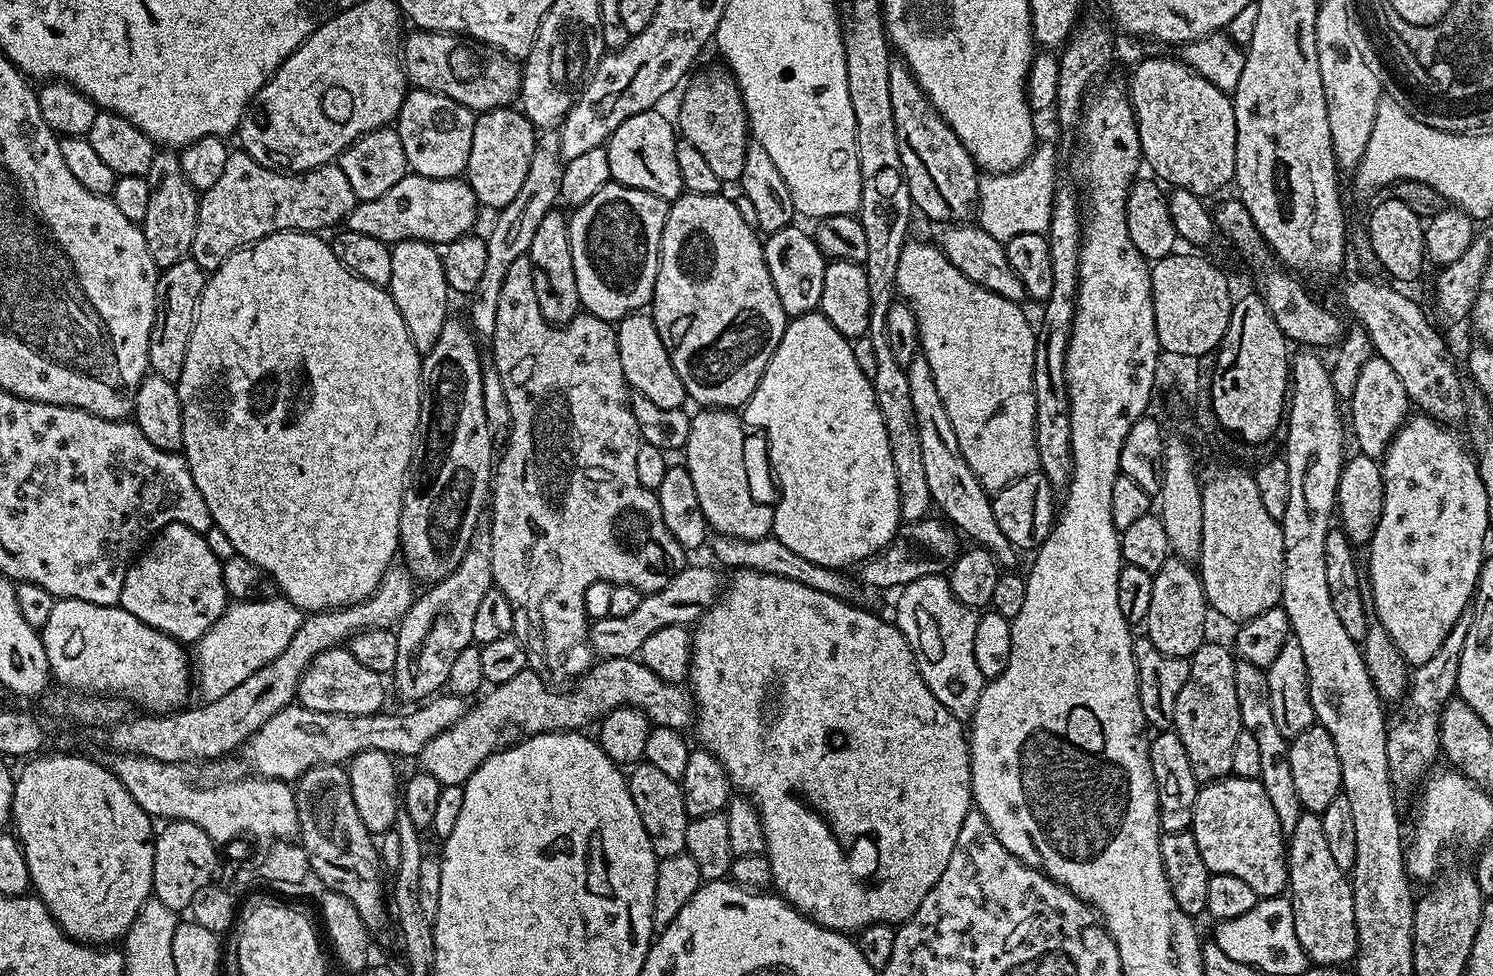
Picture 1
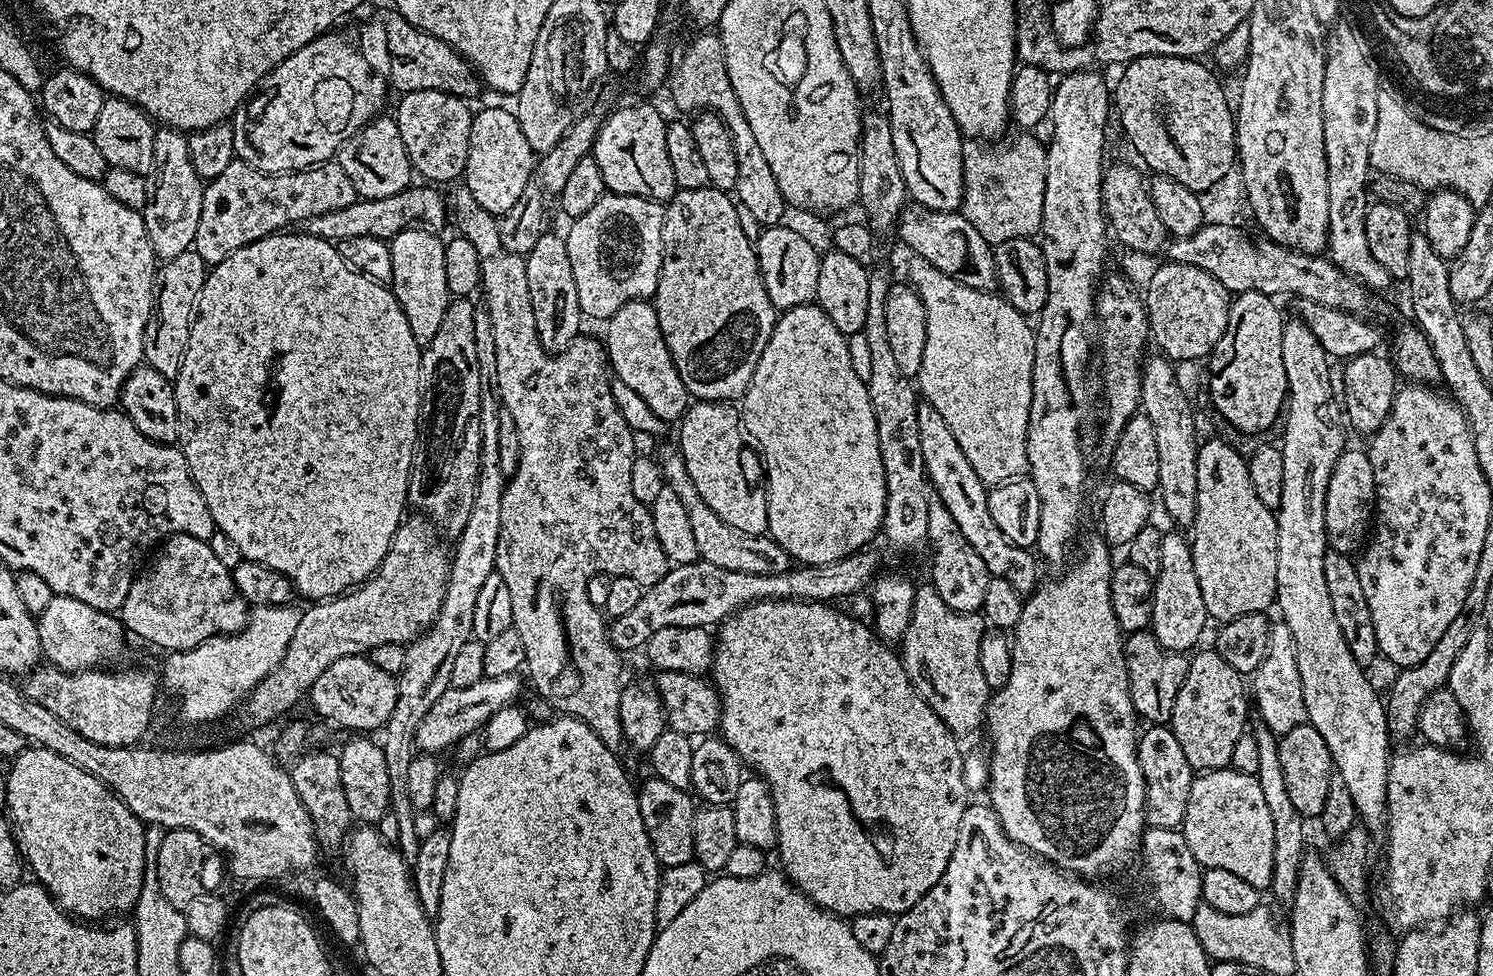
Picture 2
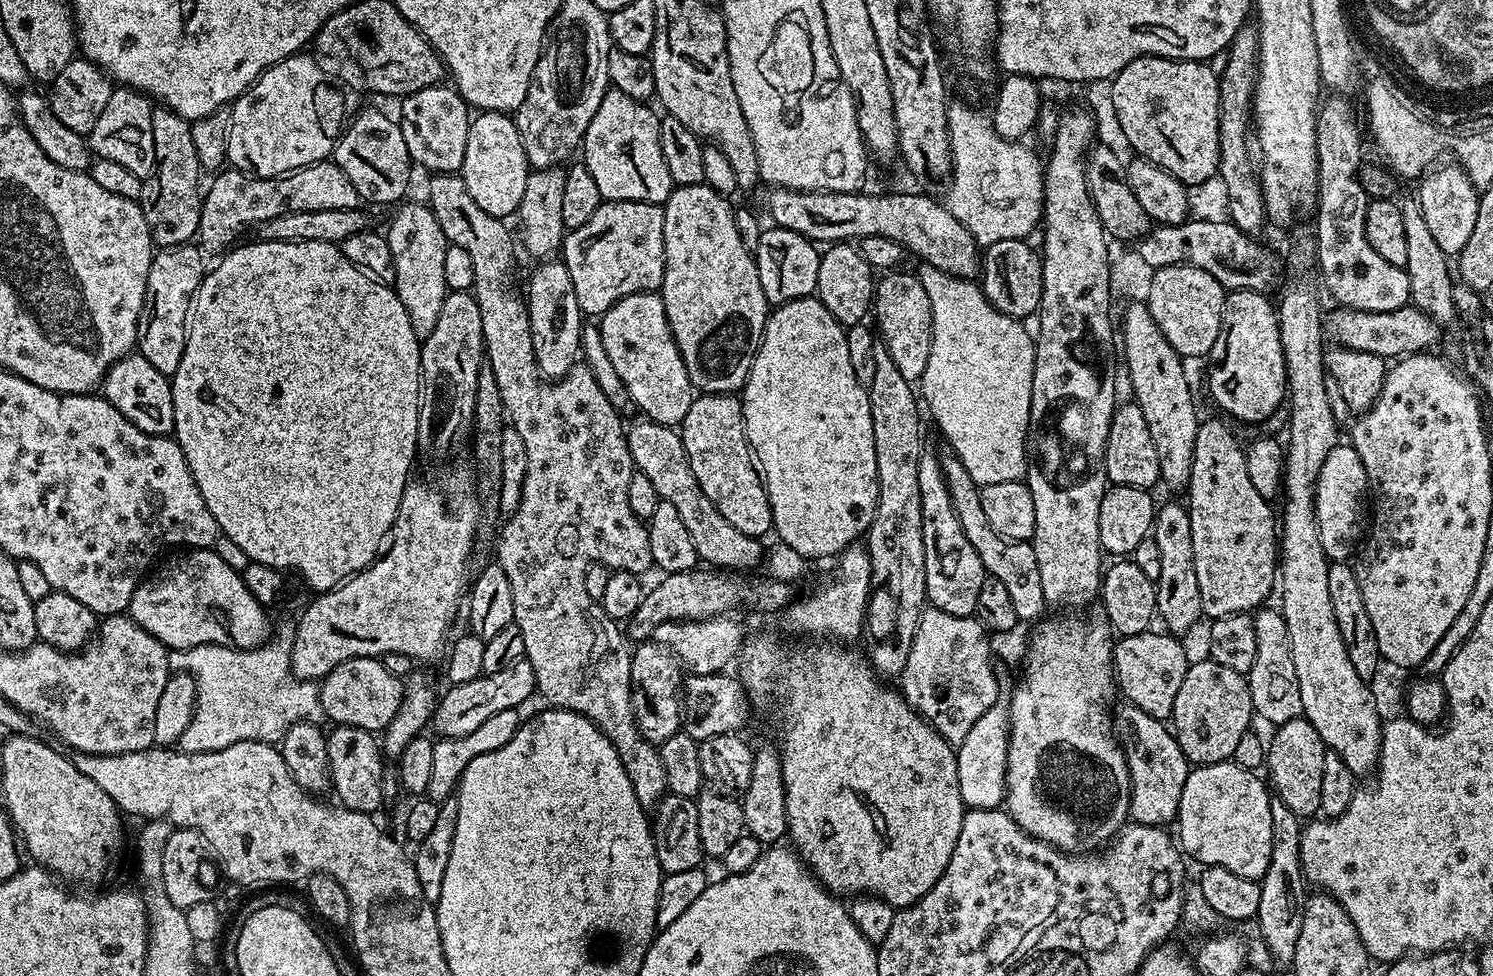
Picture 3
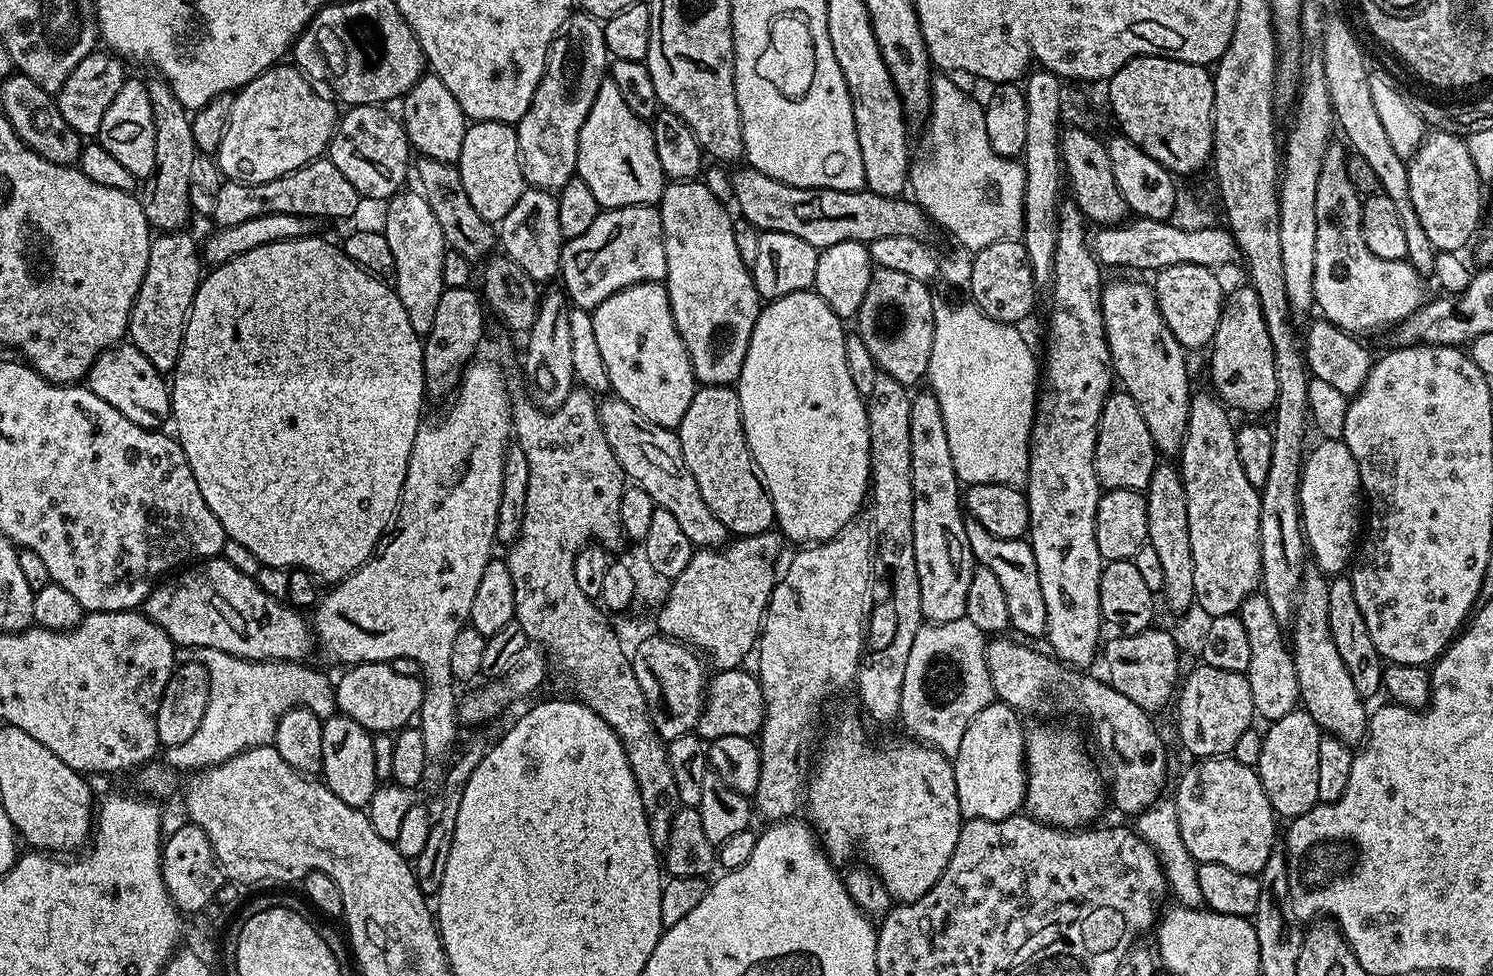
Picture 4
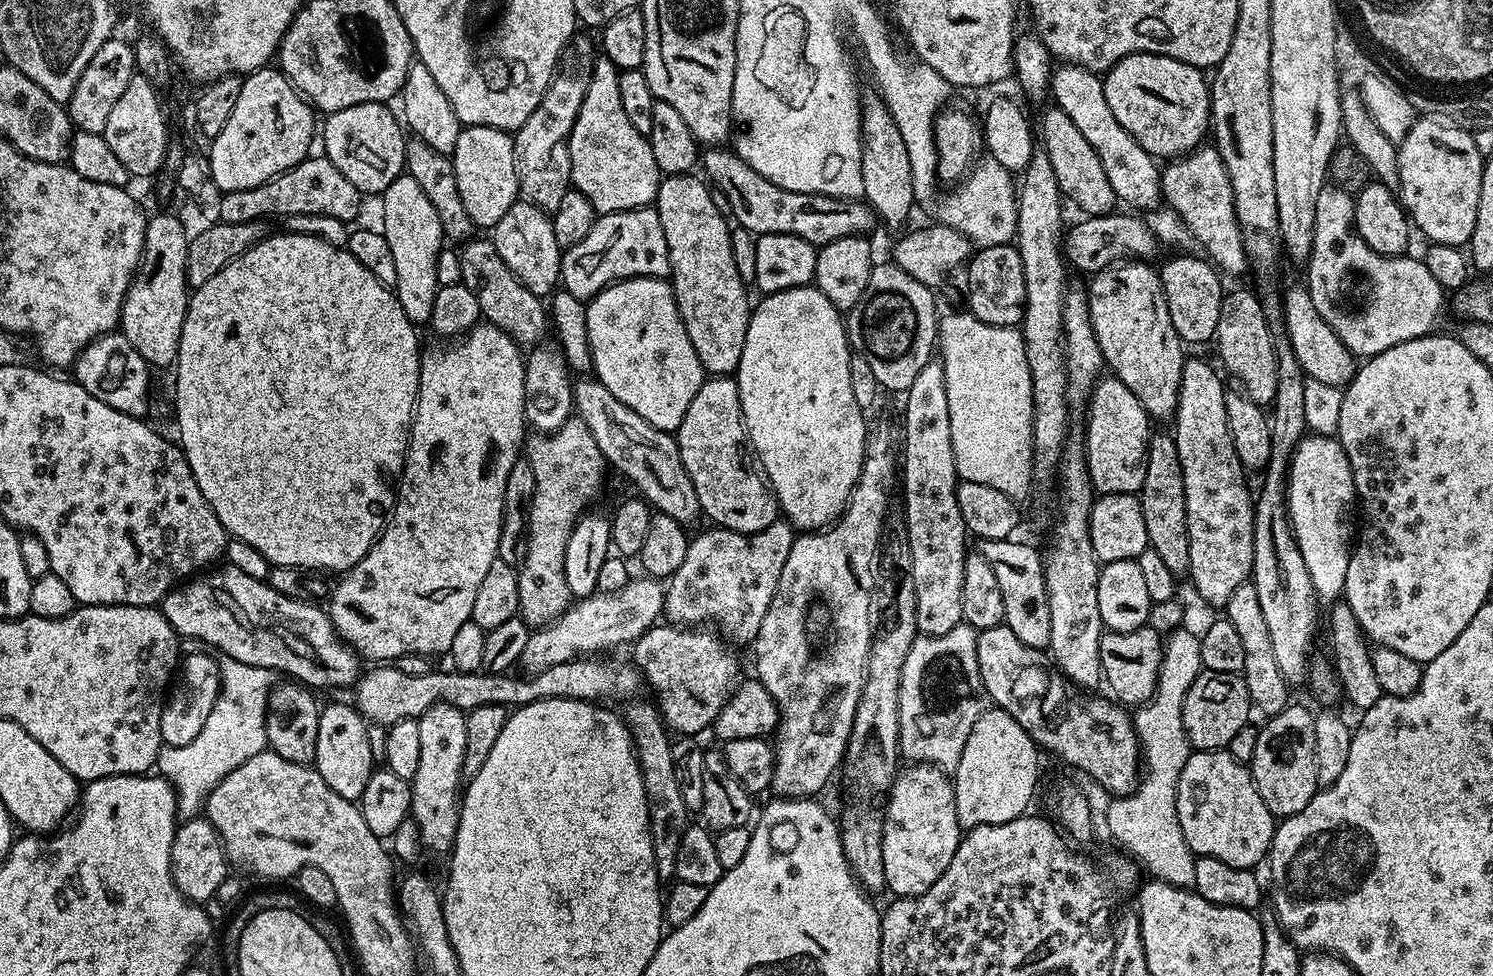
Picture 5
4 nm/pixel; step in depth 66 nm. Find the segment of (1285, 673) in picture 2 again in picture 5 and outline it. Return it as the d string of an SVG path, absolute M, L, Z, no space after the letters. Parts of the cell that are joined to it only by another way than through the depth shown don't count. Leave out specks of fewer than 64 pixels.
M1251 582L1238 586L1234 594L1230 594L1226 605L1226 618L1238 630L1242 637L1242 647L1246 650L1246 666L1242 673L1246 682L1248 697L1252 699L1252 707L1257 713L1265 712L1265 717L1277 716L1290 703L1290 685L1282 678L1282 670L1274 658L1274 645L1270 642L1270 629L1266 626L1266 617L1262 614L1262 605L1258 602L1258 590Z

